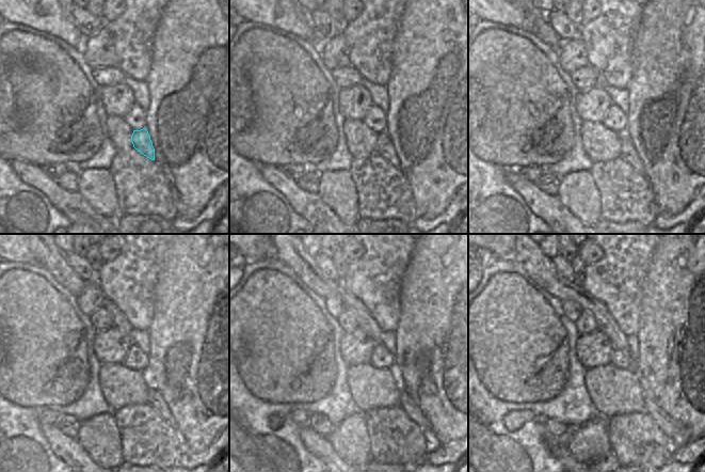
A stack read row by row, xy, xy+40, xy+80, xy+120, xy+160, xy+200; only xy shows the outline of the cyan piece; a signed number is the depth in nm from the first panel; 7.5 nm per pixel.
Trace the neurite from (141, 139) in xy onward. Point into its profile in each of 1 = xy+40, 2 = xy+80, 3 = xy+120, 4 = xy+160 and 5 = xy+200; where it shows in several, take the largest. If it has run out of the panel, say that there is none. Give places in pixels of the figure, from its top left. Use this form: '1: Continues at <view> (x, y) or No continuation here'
1: Continues at xy+40 (384, 145)
2: Continues at xy+80 (627, 153)
3: Continues at xy+120 (156, 399)
4: Continues at xy+160 (407, 404)
5: Continues at xy+200 (678, 436).

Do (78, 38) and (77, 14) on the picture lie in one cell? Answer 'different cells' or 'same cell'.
different cells

